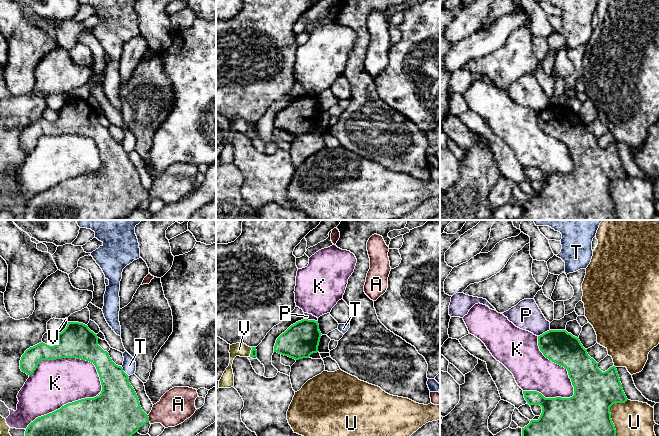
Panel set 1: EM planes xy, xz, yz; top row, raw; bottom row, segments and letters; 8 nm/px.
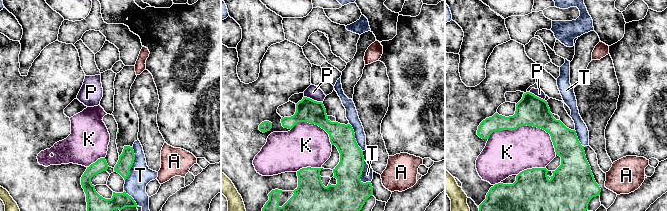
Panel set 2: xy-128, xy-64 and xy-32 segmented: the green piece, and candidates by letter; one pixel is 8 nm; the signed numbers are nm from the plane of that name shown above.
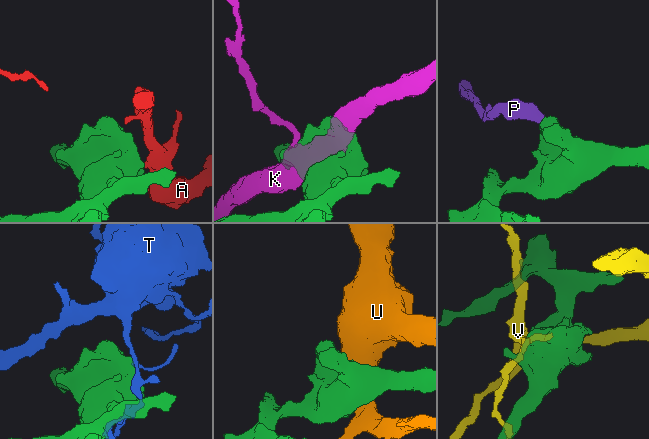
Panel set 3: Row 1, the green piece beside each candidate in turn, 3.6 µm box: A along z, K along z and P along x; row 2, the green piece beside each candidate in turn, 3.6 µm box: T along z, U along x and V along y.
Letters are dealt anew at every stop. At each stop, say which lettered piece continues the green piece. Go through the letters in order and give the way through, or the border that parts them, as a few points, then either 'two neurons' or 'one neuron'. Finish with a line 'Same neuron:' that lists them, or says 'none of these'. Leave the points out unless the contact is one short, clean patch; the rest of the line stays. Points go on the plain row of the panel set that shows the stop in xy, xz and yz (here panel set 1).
A: two neurons
K: two neurons
P: border xz (304, 94), (316, 97); two neurons
T: two neurons
U: two neurons
V: two neurons
Same neuron: none of these

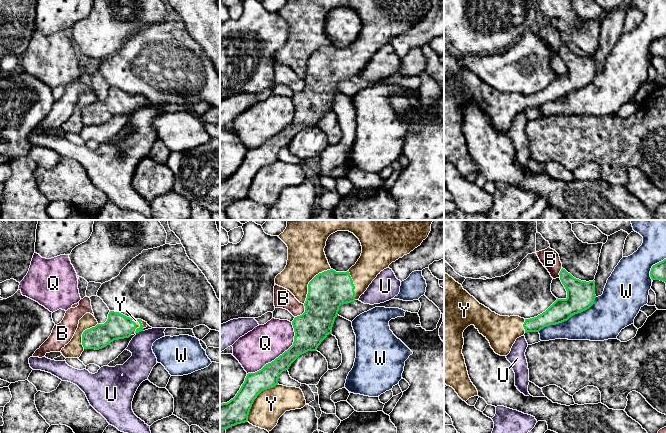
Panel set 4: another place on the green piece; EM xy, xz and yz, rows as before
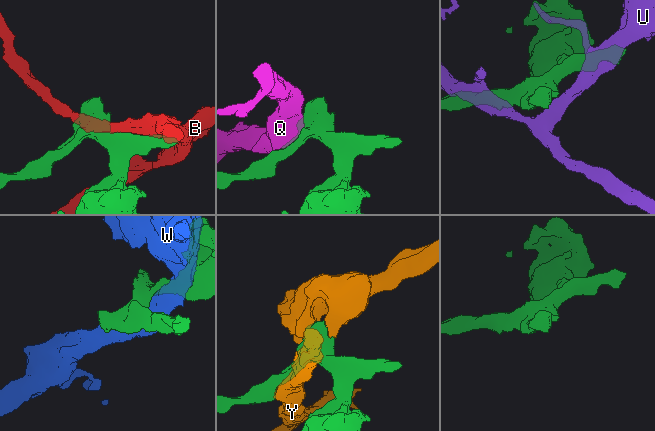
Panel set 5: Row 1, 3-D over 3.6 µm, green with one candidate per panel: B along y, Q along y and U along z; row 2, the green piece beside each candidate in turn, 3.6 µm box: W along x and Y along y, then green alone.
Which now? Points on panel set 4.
B: two neurons
Q: two neurons
U: two neurons
W: two neurons
Y: one neuron
Same neuron: Y

